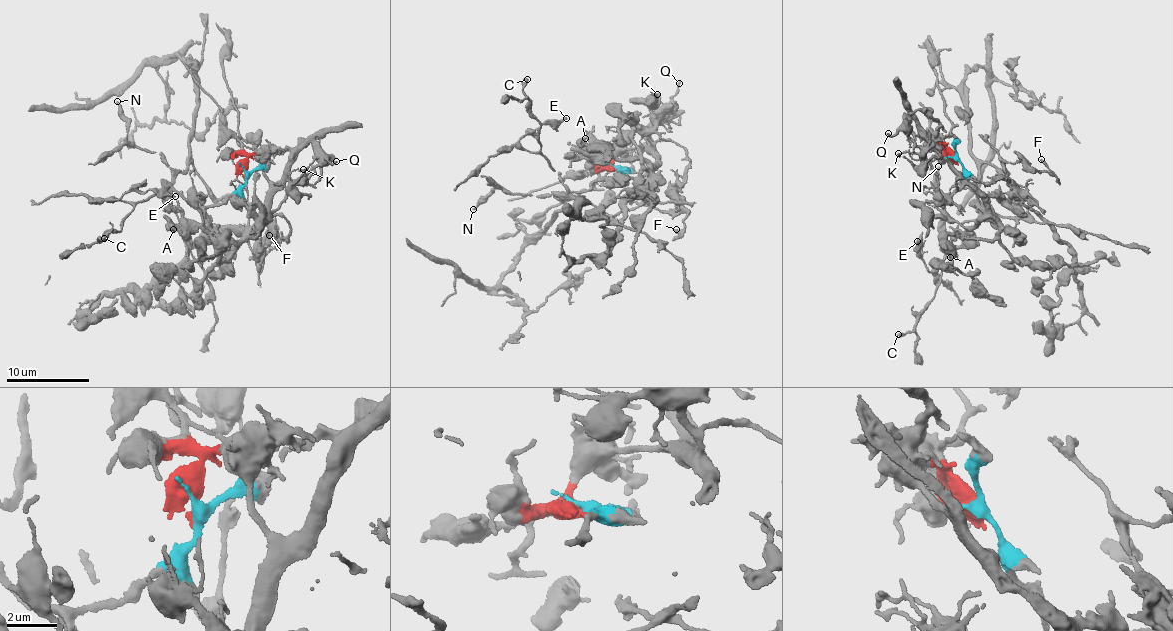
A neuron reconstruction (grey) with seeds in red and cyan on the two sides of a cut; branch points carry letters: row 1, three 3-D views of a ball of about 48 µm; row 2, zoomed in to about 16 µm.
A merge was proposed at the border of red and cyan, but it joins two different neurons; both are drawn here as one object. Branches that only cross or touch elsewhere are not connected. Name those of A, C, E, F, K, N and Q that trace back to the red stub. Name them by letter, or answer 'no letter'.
A, K, Q

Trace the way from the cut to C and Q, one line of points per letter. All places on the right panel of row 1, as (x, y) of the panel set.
C: (955, 159), (982, 205), (977, 203), (975, 219), (958, 225), (941, 282), (914, 327), (898, 334)
Q: (955, 157), (939, 143), (962, 182), (947, 201), (941, 200), (919, 146), (901, 131), (892, 137), (887, 133)

